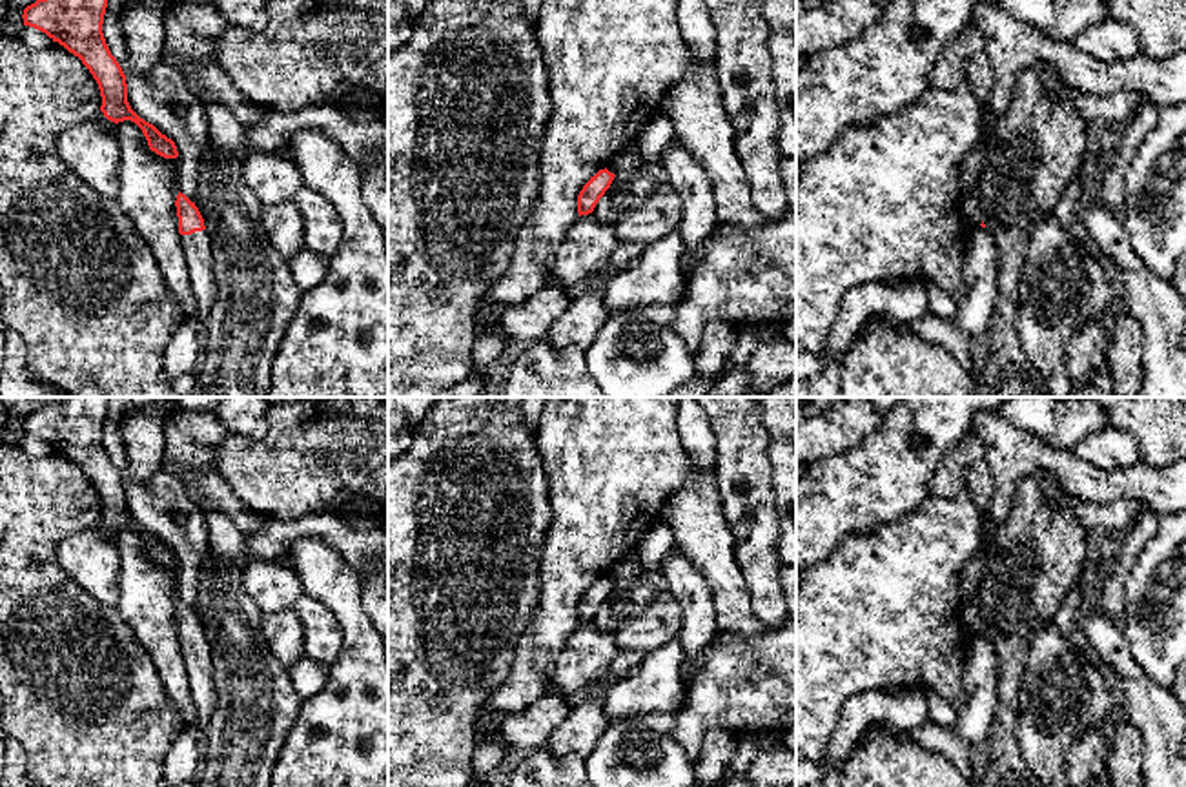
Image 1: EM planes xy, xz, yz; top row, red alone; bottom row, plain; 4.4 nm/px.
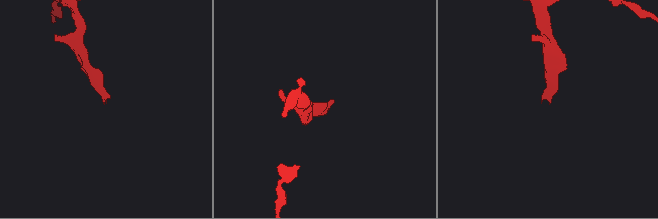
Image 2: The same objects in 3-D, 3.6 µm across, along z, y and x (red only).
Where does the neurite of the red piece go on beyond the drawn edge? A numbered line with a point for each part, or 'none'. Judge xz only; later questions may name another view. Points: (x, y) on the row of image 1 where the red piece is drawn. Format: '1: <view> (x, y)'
none

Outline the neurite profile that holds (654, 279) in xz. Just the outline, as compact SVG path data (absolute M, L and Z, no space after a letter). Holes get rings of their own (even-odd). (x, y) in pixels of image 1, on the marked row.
M678 230L647 244L629 268L601 286L610 315L647 306L674 306L685 291L683 251Z

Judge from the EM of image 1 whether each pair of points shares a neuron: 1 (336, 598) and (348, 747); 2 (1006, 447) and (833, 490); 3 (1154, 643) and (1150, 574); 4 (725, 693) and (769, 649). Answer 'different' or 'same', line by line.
1: same
2: different
3: same
4: same

